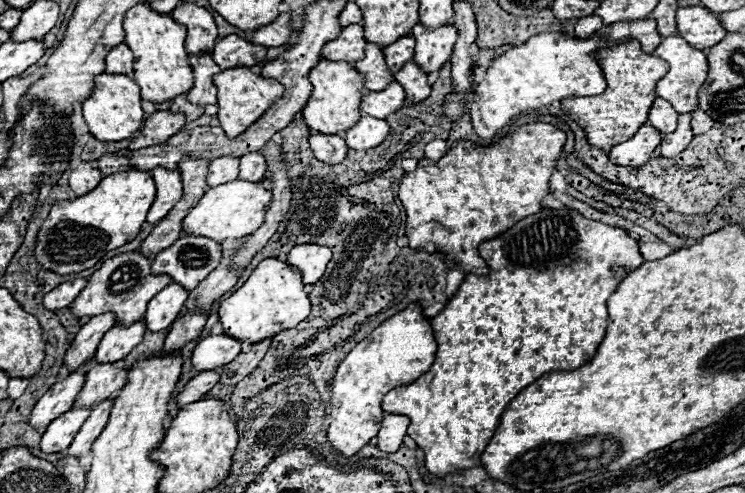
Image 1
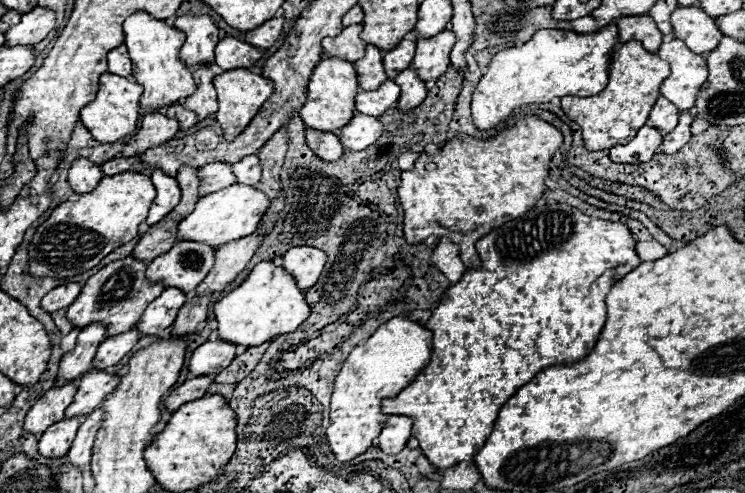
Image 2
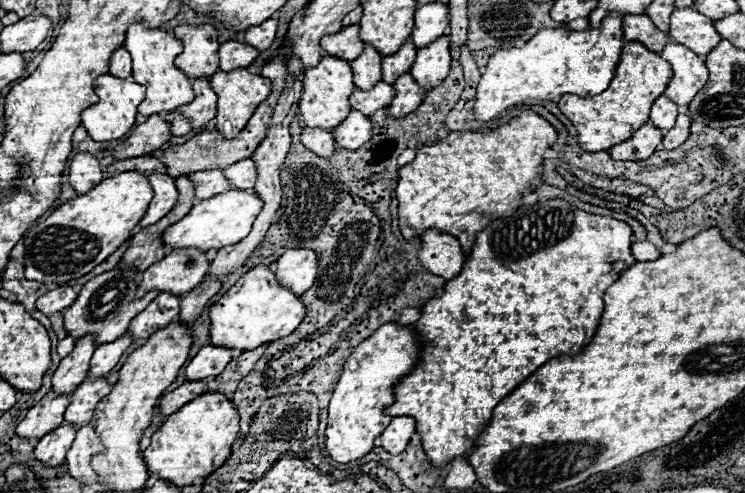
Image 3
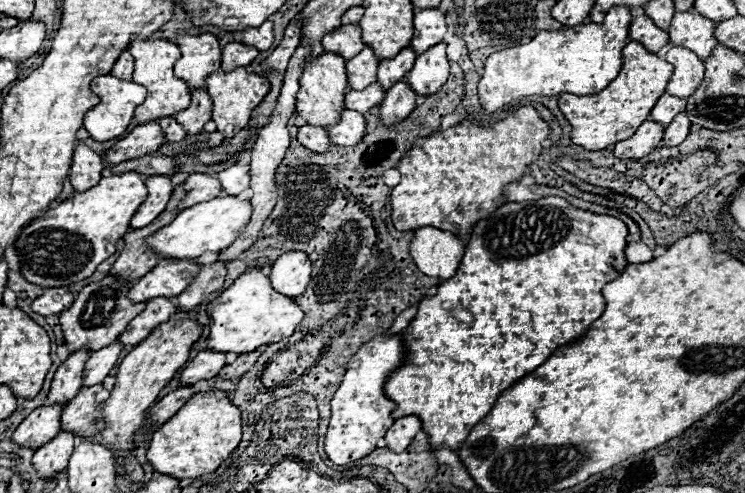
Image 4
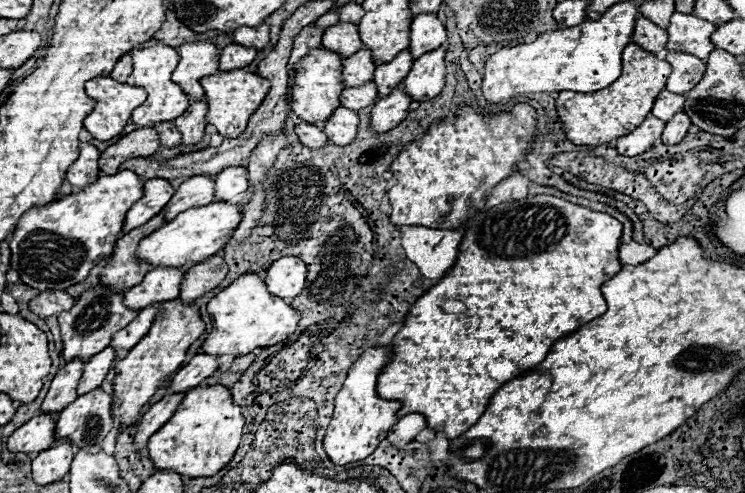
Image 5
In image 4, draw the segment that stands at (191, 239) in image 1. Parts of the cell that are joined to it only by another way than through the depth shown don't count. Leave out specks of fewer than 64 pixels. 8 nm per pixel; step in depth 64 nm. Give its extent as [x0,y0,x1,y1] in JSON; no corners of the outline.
[128,260,198,302]

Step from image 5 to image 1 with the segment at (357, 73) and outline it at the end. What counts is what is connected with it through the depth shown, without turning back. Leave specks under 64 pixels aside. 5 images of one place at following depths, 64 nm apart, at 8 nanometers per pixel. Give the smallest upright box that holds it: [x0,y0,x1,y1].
[354,42,394,90]

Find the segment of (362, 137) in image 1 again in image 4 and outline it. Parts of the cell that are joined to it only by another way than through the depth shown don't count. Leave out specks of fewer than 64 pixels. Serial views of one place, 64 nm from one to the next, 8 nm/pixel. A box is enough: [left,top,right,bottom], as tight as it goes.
[326,108,366,146]

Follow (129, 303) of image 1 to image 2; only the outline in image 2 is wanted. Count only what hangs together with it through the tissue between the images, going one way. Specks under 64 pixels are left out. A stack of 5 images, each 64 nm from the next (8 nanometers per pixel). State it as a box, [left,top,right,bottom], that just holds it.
[66,256,162,338]

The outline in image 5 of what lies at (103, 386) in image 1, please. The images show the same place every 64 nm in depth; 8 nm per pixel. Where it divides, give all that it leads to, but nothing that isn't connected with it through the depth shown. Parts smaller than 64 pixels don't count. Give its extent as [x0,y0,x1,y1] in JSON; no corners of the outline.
[54,388,112,452]

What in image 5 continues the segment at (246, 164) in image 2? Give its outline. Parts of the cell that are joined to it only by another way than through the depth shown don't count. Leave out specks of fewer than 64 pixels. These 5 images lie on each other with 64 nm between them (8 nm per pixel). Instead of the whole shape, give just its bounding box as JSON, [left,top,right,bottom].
[214,166,248,202]

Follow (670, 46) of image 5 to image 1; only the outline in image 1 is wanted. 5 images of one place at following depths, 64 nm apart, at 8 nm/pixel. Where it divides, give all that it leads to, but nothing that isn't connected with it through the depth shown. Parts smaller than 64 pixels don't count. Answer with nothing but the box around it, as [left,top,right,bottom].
[676,6,726,50]

